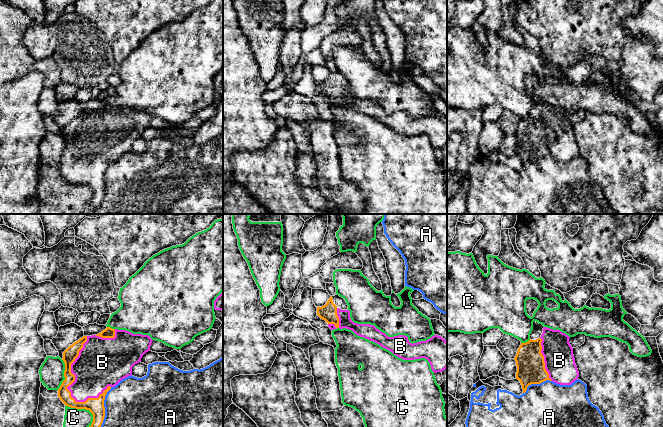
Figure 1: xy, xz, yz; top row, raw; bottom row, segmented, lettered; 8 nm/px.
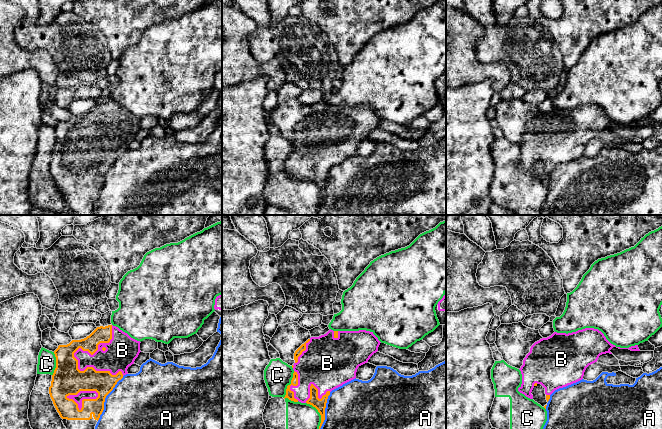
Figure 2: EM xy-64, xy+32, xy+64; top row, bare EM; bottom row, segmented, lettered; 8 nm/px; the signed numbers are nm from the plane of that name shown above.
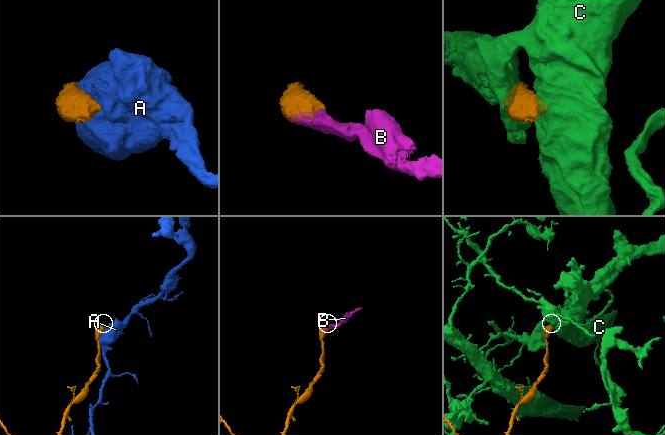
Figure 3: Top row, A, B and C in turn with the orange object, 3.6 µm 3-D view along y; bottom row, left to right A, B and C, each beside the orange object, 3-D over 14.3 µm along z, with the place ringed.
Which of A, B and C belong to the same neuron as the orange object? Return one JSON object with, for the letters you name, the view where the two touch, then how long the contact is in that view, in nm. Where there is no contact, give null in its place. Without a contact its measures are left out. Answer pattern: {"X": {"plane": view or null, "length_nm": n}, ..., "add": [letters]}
{"B": {"plane": "xy", "length_nm": 550}, "add": ["B"]}

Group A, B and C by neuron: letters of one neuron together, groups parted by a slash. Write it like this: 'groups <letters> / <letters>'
groups A / B / C

